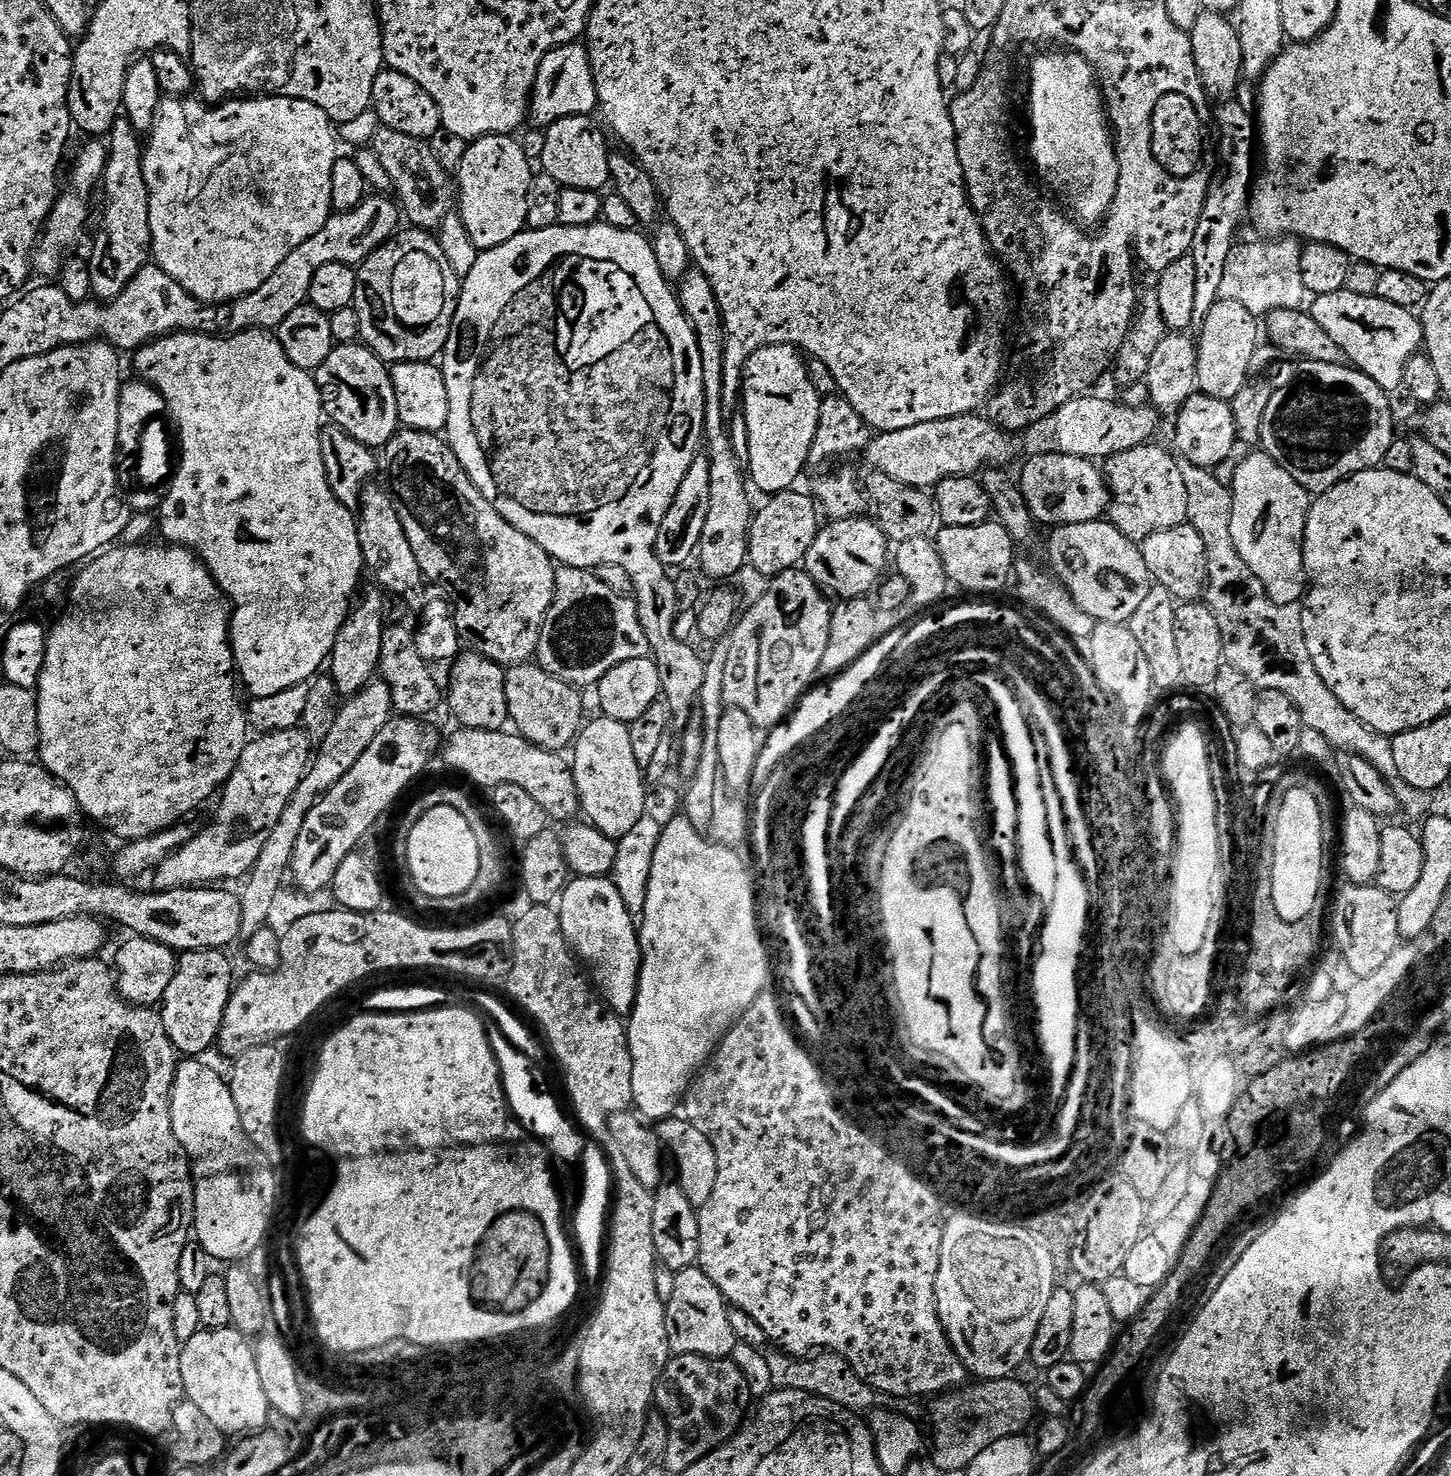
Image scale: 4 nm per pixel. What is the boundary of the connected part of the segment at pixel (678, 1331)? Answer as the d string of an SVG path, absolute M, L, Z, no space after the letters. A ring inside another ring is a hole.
M698 1266L677 1271L671 1278L672 1289L666 1292L664 1335L669 1353L677 1356L700 1355L728 1358L733 1355L734 1339L727 1322L726 1301Z

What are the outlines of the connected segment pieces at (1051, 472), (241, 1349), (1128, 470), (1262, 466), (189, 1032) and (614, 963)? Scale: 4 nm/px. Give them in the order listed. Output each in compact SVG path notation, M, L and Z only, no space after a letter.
M1050 453L1029 456L1023 463L1020 468L1020 492L1024 495L1022 504L1033 521L1041 520L1047 526L1059 526L1090 522L1101 515L1106 496L1097 469L1096 472L1092 469L1094 464L1091 459Z
M231 1326L210 1330L199 1330L182 1344L181 1372L184 1383L184 1396L203 1414L205 1421L211 1423L220 1432L242 1432L241 1434L256 1434L260 1427L269 1423L270 1407L262 1390L261 1379L255 1366L255 1354L249 1337L242 1335L238 1329Z
M1147 442L1137 448L1116 453L1102 464L1102 476L1110 493L1110 503L1106 508L1107 519L1133 542L1145 540L1155 532L1169 532L1171 528L1179 528L1186 520L1187 502L1174 466L1172 470L1173 457L1168 457L1153 444Z
M1262 450L1246 457L1232 476L1232 512L1227 513L1227 520L1235 559L1252 571L1274 605L1294 603L1305 595L1302 541L1309 507L1310 494Z
M220 950L207 952L185 952L177 959L176 973L172 976L170 986L166 986L166 994L158 1008L158 1015L170 1042L176 1047L177 1053L188 1058L200 1058L208 1047L215 1045L220 1032L220 1022L224 1017L224 1010L228 1005L234 987L232 968L228 965L225 953Z
M575 877L565 885L556 909L564 941L581 961L587 960L589 975L592 974L601 987L600 998L608 998L613 1011L629 1011L636 999L640 972L639 937L635 921L620 902L613 881L607 877Z

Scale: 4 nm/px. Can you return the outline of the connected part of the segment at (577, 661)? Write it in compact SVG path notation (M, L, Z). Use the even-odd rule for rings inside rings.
M557 567L550 580L550 599L544 623L538 629L540 637L536 640L535 663L545 668L551 676L557 676L559 680L573 686L595 685L607 672L614 670L614 666L631 660L643 660L650 652L647 636L639 625L634 600L627 595L619 596L596 576L599 575L589 574L578 568Z

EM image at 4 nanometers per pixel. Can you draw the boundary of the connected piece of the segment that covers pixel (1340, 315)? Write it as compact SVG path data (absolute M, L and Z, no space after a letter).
M1345 290L1317 296L1311 304L1310 315L1314 322L1326 330L1351 367L1366 374L1379 388L1401 387L1405 364L1417 355L1416 351L1421 351L1424 343L1420 321L1409 309L1383 301L1376 295L1363 296Z

